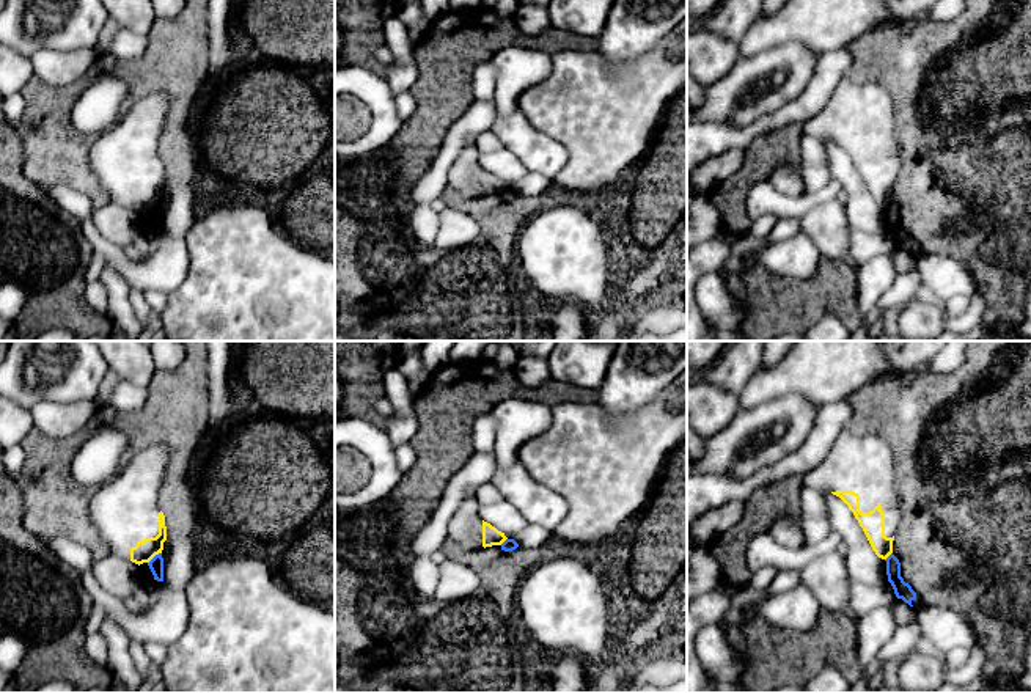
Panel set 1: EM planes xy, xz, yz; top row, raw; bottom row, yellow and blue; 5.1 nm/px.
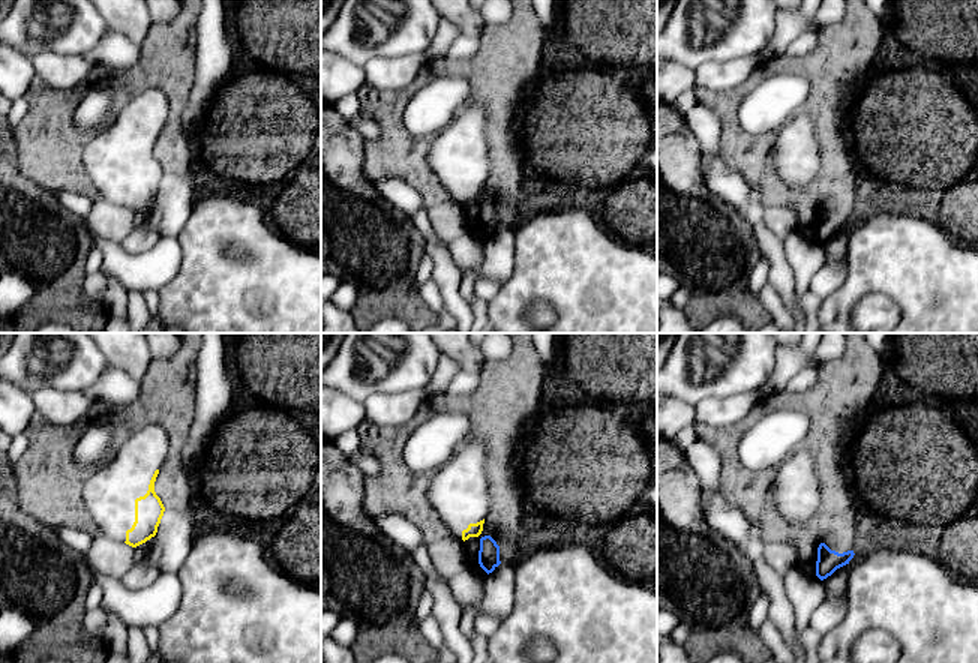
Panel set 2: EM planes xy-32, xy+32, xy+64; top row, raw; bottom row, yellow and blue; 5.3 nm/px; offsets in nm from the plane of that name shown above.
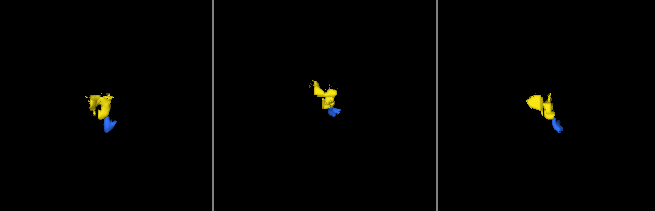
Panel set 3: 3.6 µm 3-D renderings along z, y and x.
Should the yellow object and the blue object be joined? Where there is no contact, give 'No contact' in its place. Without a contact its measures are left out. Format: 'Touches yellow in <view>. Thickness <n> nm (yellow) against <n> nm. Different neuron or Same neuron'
Touches yellow in xy. Thickness 110 nm (yellow) against 80 nm. Different neuron

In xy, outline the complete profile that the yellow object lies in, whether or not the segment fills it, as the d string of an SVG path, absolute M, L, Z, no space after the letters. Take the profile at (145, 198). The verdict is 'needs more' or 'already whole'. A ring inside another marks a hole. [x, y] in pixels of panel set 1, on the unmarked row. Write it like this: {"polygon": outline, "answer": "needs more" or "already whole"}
{"polygon": "M140 90L121 116L90 148L90 165L110 201L135 212L162 201L165 163L157 152L168 115L162 91Z", "answer": "needs more"}

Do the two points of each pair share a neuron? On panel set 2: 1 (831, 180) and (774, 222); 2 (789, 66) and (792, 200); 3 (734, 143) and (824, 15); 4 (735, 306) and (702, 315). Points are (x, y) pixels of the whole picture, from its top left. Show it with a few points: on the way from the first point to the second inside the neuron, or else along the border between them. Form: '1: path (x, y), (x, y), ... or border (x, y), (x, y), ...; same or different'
1: border (765, 206), (786, 206), (794, 213), (798, 228); different
2: path (830, 92), (831, 174); same
3: border (845, 15), (839, 21), (818, 27); different
4: path (728, 306), (710, 308); same

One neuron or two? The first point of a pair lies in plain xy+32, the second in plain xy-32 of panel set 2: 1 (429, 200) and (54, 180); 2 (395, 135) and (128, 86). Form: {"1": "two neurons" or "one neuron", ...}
{"1": "one neuron", "2": "one neuron"}

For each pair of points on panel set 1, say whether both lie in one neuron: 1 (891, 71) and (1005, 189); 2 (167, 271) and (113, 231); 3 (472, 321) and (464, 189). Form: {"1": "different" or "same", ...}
{"1": "same", "2": "different", "3": "different"}

